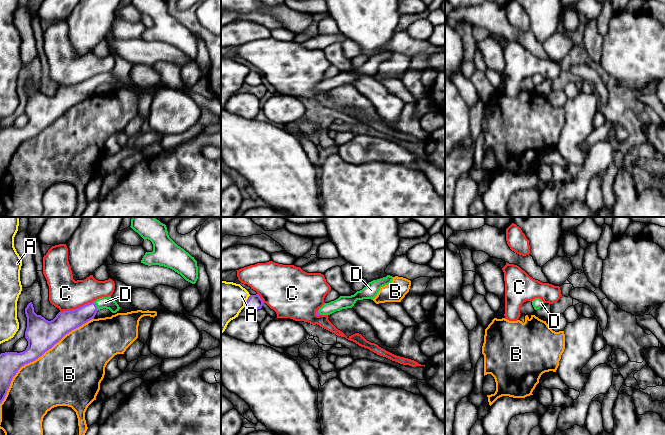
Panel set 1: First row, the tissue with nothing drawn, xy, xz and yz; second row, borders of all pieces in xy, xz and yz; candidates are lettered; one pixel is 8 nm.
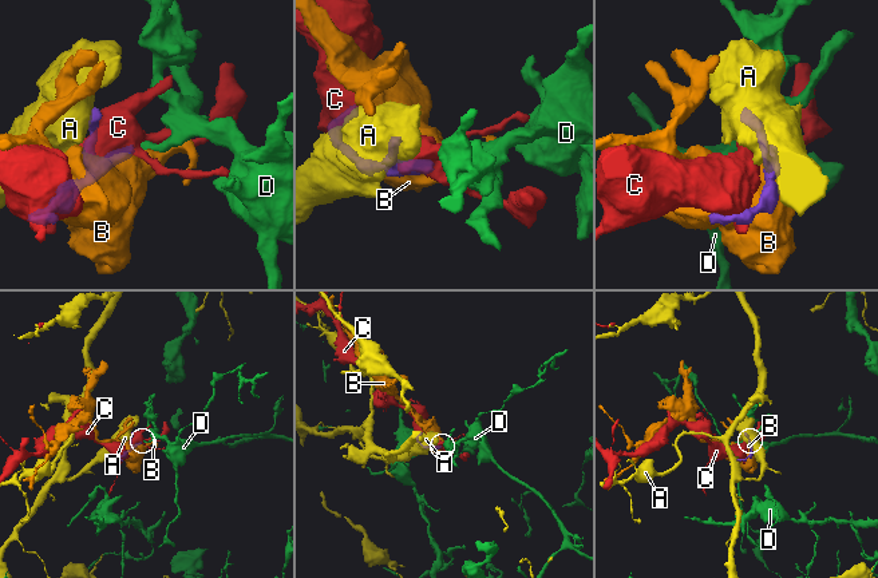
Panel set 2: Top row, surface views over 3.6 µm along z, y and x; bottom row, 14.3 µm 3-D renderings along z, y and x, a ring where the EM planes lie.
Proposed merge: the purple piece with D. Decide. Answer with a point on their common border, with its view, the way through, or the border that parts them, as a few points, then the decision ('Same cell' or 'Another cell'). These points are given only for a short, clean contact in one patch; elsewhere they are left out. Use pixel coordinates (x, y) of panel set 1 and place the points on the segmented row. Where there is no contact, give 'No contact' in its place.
Touches purple at xy (96, 306). Path across: xy (69, 320), (86, 313), (96, 306), (105, 302). Same cell

